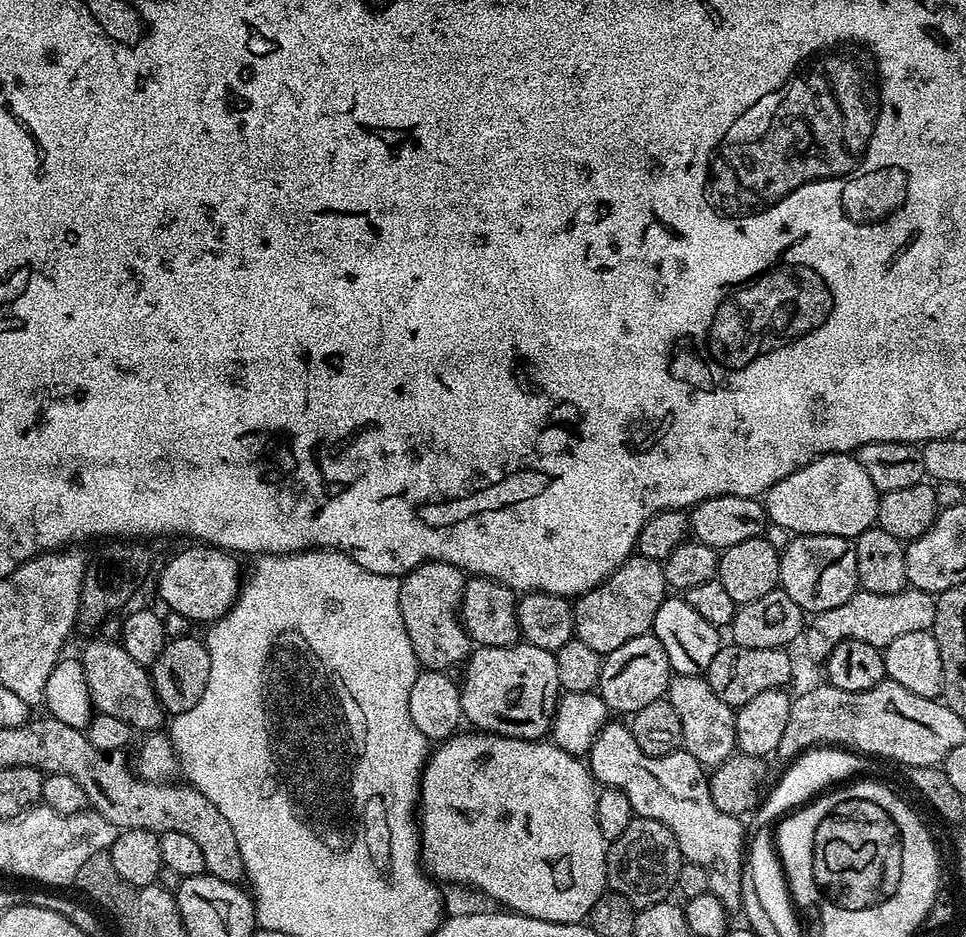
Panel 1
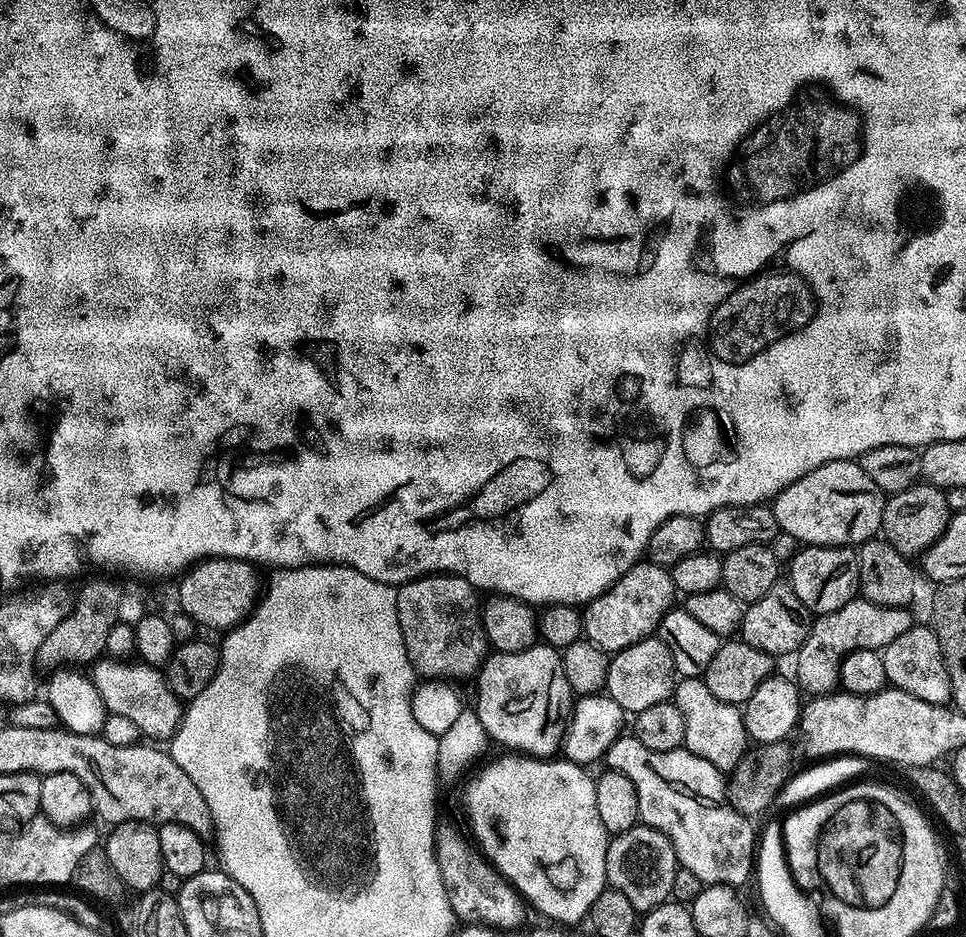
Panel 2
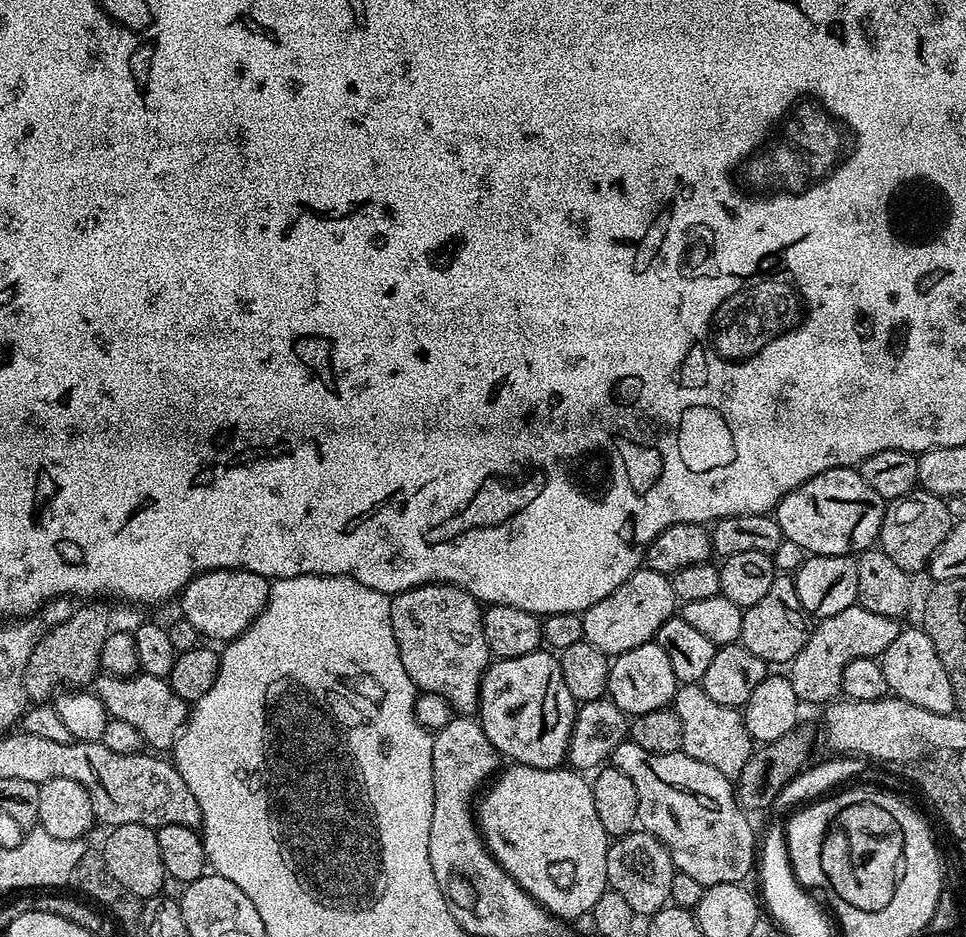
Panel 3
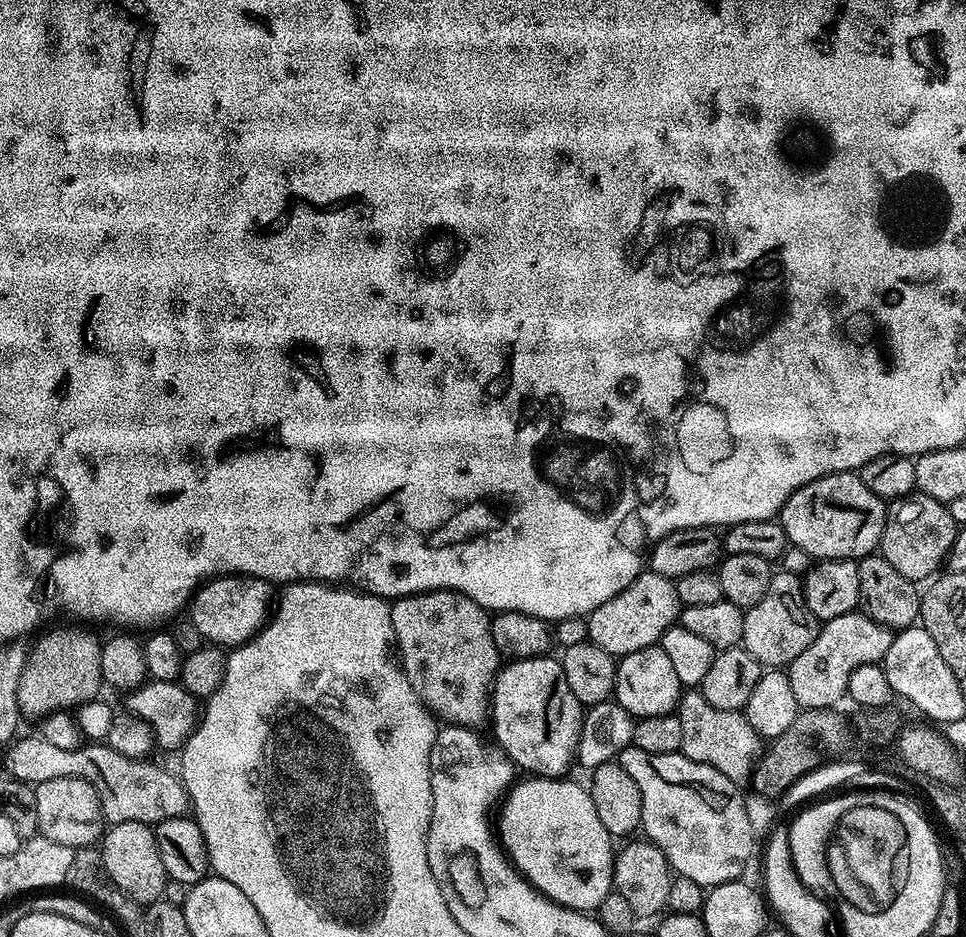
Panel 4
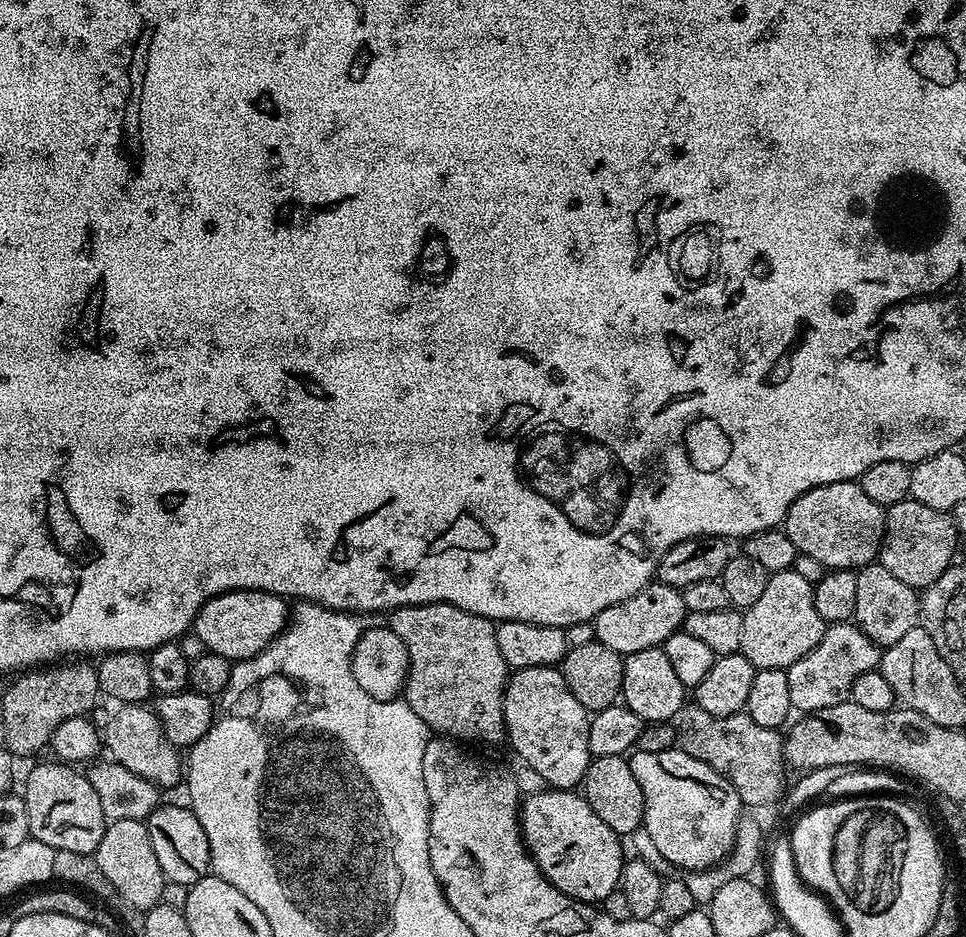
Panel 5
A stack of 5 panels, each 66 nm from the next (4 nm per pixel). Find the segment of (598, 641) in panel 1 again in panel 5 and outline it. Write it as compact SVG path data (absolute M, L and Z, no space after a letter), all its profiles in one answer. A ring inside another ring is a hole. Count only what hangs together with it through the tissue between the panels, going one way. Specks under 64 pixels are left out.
M649 582L645 588L638 590L630 598L622 602L614 602L614 606L606 606L597 614L596 639L602 646L610 646L610 650L619 652L621 656L629 656L638 650L658 648L681 631L685 618L684 593L681 589L671 588L659 582Z

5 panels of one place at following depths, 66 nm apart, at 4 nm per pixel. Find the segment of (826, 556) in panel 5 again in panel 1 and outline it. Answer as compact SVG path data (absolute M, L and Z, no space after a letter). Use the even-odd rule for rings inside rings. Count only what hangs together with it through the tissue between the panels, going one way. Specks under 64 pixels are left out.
M827 452L770 486L762 503L769 521L791 534L834 534L855 538L876 524L880 498L881 493L877 492L874 482L870 482L855 455Z

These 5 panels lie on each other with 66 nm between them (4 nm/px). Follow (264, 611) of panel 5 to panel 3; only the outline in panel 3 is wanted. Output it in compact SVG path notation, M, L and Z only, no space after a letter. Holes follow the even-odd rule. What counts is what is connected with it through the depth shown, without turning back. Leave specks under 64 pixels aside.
M216 568L212 572L202 572L199 576L195 576L184 588L178 603L184 611L181 612L183 619L188 620L190 626L194 626L194 630L200 632L201 637L208 639L209 636L212 640L227 642L236 636L241 636L255 622L258 614L266 606L269 587L269 577L259 576L245 568Z

